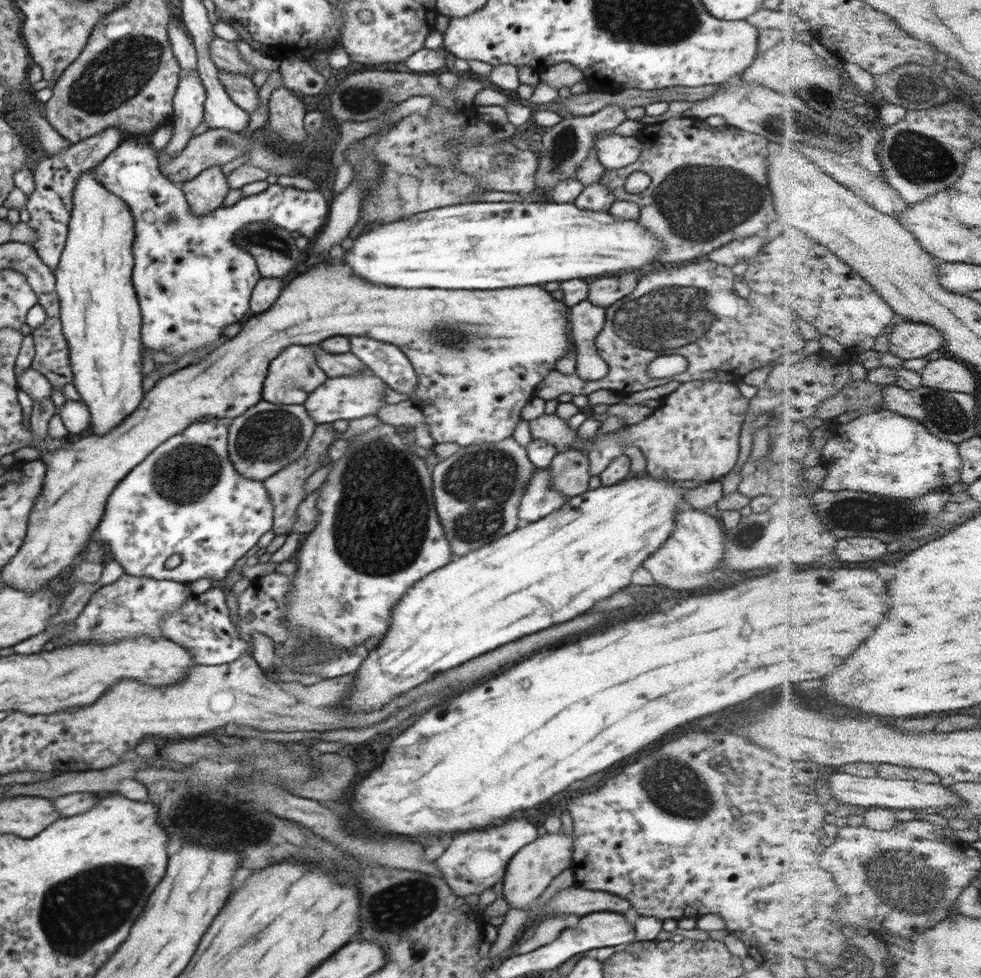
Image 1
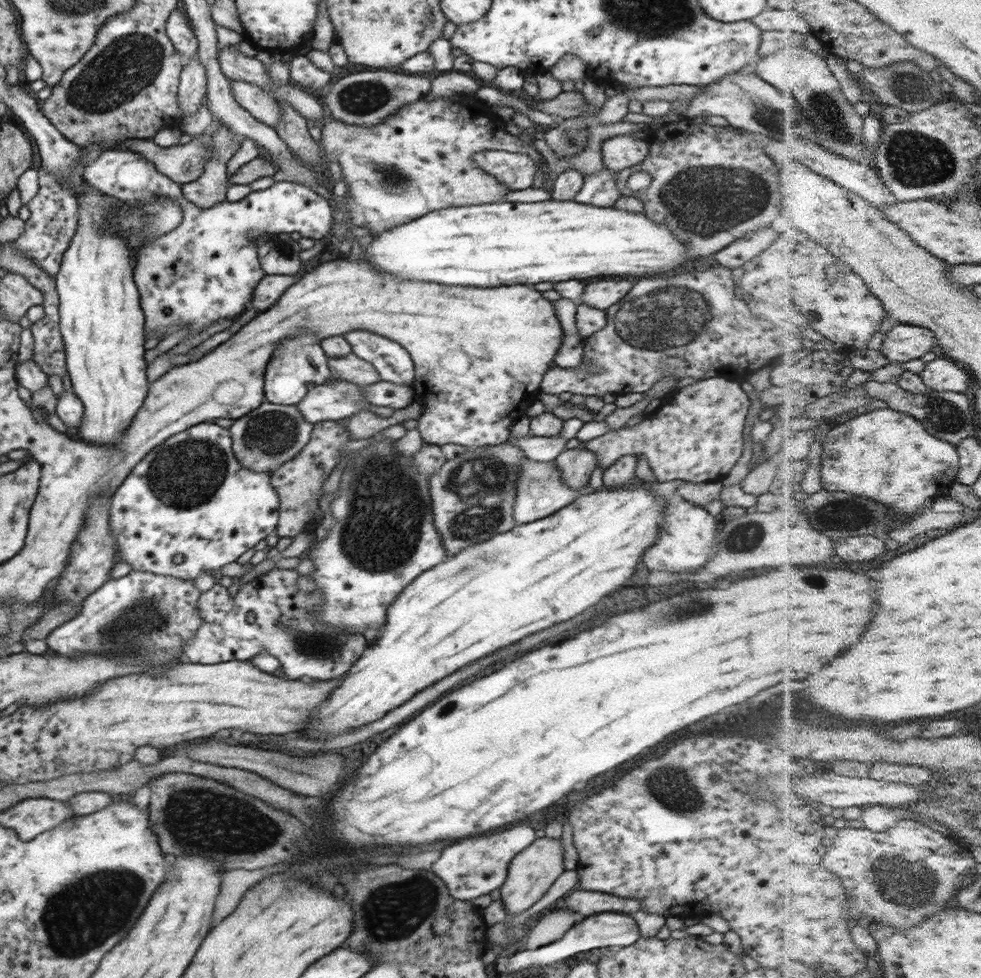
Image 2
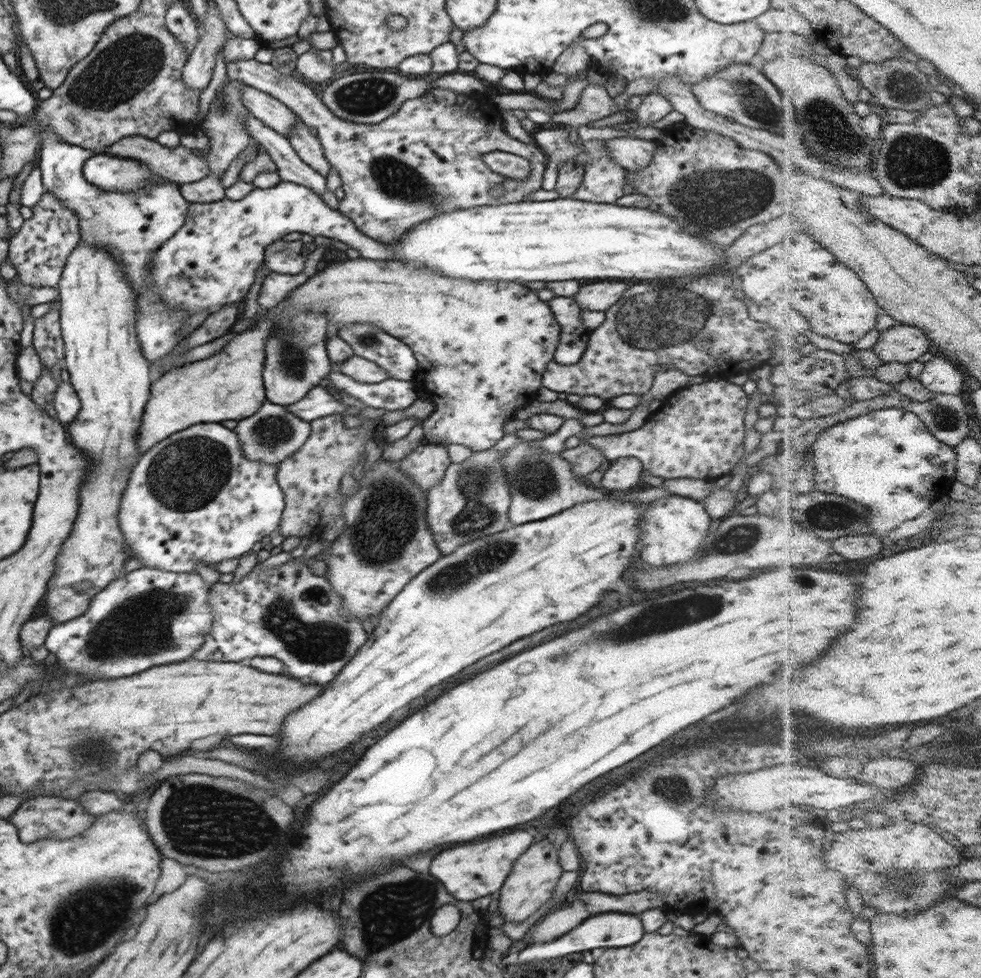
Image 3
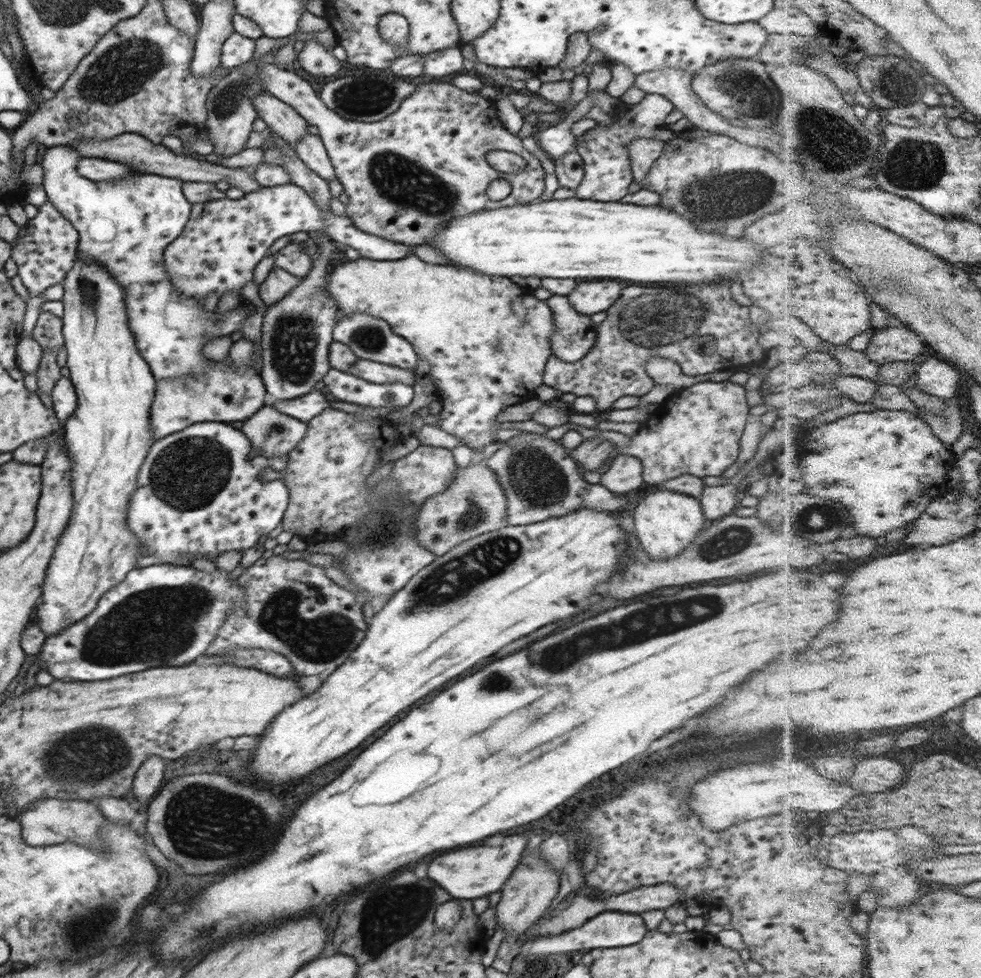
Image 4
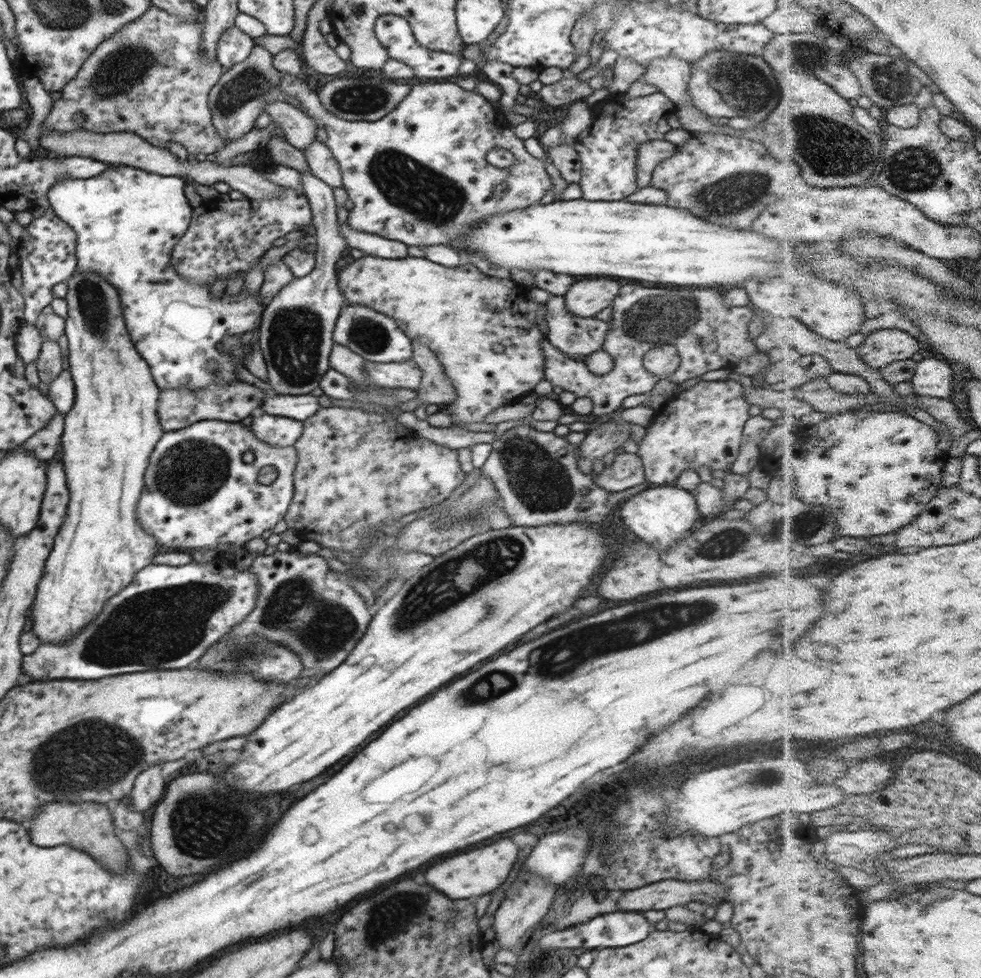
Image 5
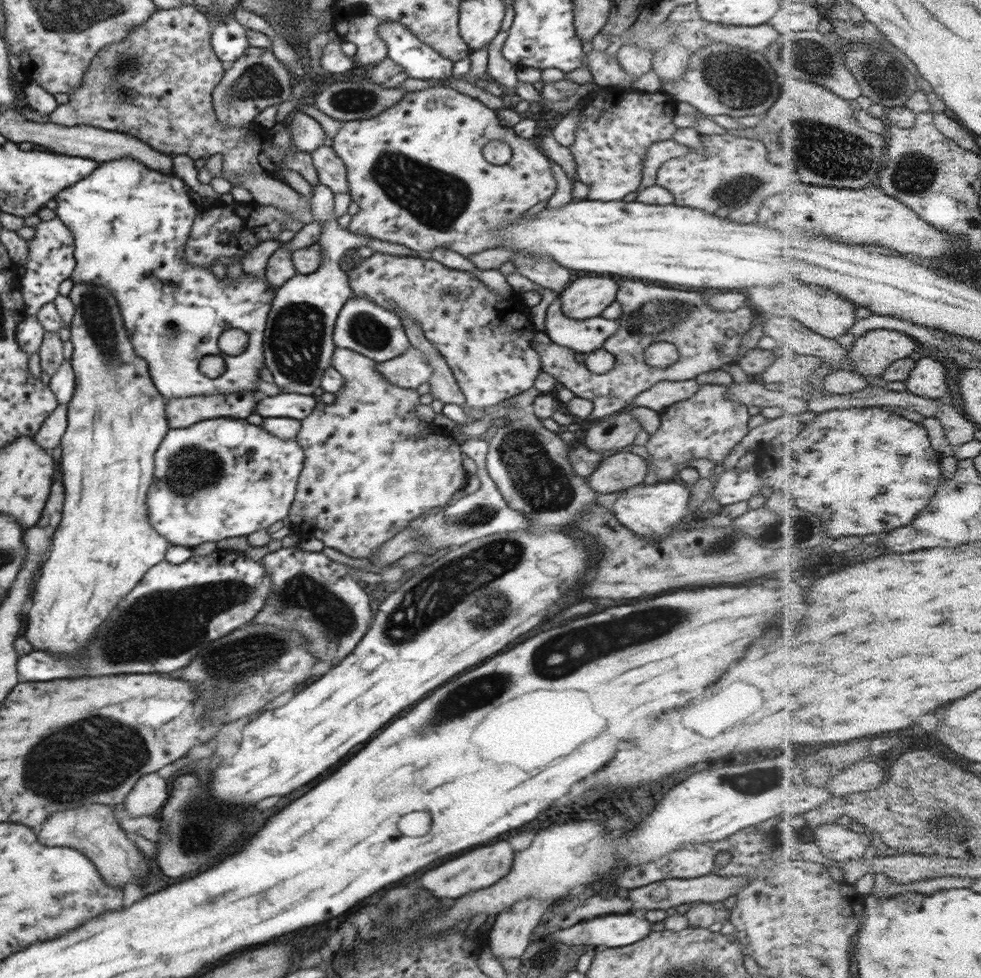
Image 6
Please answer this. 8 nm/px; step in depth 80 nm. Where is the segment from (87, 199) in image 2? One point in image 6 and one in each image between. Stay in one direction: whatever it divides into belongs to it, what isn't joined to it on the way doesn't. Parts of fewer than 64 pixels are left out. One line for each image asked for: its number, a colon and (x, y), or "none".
3: (98, 312)
4: (108, 436)
5: (111, 430)
6: (104, 544)

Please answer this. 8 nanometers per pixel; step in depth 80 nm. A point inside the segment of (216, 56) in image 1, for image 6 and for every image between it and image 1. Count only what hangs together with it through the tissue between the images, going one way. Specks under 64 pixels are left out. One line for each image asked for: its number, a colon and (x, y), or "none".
2: (234, 65)
3: (425, 159)
4: (427, 160)
5: (420, 174)
6: (417, 171)

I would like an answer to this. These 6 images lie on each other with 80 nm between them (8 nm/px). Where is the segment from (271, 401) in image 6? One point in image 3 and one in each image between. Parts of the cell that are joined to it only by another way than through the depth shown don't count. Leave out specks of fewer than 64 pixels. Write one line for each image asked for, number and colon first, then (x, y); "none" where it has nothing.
3: (319, 401)
4: (305, 407)
5: (300, 407)

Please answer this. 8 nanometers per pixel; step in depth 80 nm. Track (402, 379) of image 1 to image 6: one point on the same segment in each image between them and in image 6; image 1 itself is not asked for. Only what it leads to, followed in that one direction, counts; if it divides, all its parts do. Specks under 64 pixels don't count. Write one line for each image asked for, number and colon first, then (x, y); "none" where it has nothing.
2: (392, 361)
3: (396, 358)
4: (370, 338)
5: (376, 337)
6: (363, 326)

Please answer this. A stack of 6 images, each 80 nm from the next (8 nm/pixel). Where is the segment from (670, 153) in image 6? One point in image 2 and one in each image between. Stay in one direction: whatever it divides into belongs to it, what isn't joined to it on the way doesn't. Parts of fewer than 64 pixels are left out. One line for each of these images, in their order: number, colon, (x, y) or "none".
2: (621, 152)
3: (634, 154)
4: (642, 153)
5: (650, 153)

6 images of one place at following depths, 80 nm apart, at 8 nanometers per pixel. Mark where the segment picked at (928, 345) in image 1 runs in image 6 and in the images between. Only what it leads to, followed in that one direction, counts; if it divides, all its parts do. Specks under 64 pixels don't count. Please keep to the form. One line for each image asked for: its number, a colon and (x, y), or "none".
2: (905, 342)
3: (904, 343)
4: (901, 343)
5: (882, 347)
6: (873, 353)

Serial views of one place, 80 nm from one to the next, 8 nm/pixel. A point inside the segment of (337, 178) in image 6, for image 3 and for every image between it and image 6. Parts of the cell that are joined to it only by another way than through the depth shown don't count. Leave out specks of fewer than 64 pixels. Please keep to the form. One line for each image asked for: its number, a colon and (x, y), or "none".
3: (308, 147)
4: (311, 150)
5: (322, 164)

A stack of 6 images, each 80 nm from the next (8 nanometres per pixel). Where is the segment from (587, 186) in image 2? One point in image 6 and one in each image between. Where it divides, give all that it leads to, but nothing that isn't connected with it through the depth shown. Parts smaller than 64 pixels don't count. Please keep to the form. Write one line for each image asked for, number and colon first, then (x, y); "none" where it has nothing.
3: (603, 179)
4: (607, 173)
5: (608, 148)
6: (618, 125)

